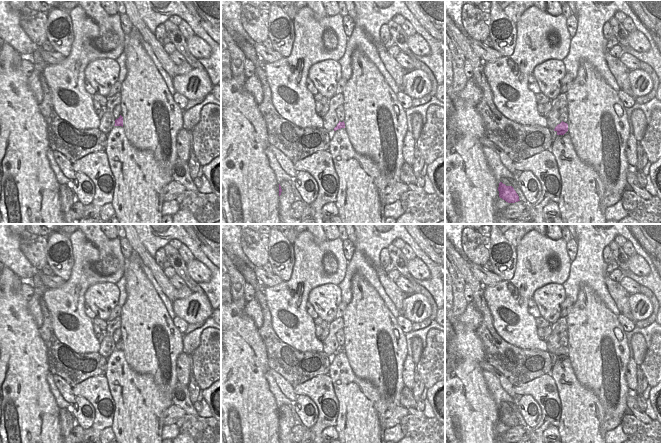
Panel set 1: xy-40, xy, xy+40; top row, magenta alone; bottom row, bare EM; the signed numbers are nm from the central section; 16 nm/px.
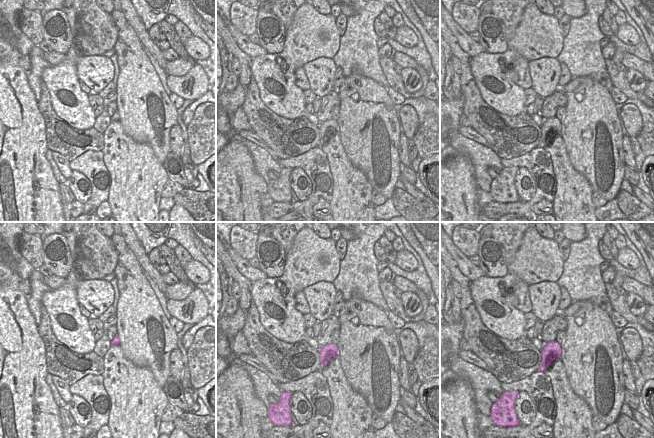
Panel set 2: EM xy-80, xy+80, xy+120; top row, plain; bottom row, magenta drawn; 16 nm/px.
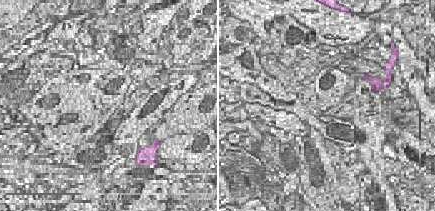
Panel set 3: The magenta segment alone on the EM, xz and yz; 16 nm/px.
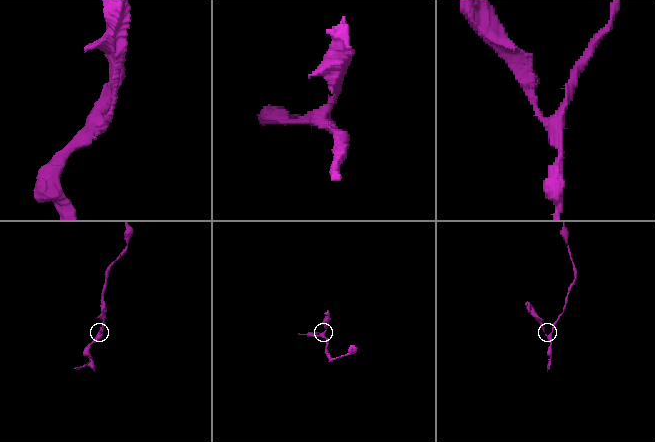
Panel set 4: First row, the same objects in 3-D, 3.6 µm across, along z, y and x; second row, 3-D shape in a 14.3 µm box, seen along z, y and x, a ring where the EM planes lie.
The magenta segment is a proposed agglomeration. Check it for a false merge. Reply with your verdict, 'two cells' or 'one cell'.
one cell

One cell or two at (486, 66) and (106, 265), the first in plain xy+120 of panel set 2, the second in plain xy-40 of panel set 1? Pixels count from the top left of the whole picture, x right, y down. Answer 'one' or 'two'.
two

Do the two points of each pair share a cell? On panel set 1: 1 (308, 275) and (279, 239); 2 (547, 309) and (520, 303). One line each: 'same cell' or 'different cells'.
1: different cells
2: different cells

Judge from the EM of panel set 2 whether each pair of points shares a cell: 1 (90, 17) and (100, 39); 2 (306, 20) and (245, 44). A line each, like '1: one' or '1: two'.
1: one
2: two

